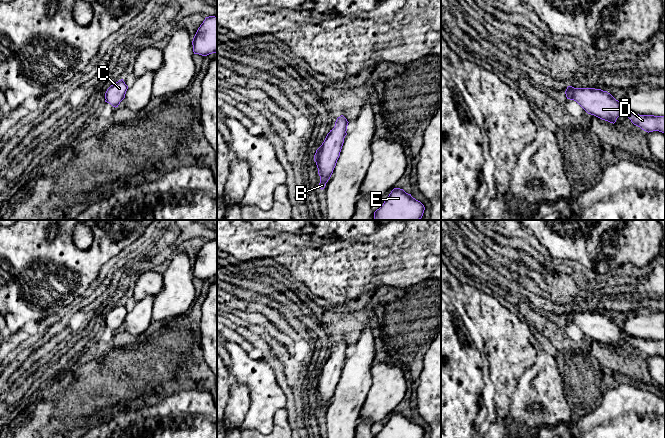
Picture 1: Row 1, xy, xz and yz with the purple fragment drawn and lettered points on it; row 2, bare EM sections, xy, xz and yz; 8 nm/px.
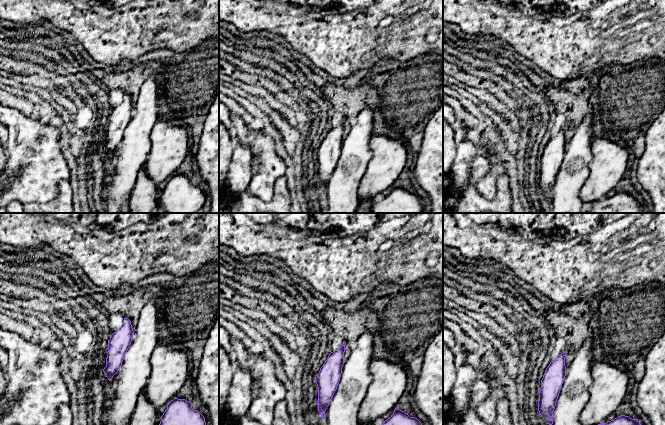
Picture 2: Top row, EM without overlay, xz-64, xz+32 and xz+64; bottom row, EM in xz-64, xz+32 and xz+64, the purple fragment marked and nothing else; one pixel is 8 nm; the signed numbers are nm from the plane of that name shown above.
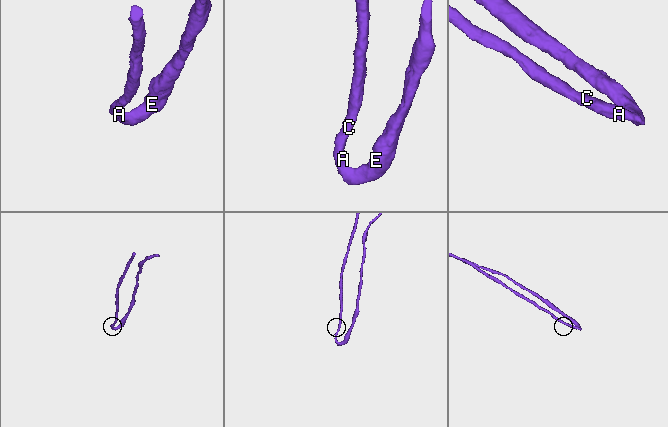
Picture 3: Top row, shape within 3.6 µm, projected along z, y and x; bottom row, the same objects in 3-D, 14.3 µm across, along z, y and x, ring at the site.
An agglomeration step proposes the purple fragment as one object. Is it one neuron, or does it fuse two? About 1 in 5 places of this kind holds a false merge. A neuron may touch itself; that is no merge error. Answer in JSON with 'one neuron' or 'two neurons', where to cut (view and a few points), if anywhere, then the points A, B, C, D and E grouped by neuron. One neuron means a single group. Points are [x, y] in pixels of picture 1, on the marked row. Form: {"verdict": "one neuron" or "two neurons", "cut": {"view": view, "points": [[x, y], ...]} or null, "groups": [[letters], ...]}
{"verdict": "one neuron", "cut": null, "groups": [["A", "B", "C", "D", "E"]]}

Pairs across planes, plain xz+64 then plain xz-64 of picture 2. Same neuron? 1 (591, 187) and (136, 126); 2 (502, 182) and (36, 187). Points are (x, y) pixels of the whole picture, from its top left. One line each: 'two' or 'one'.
1: two
2: two

